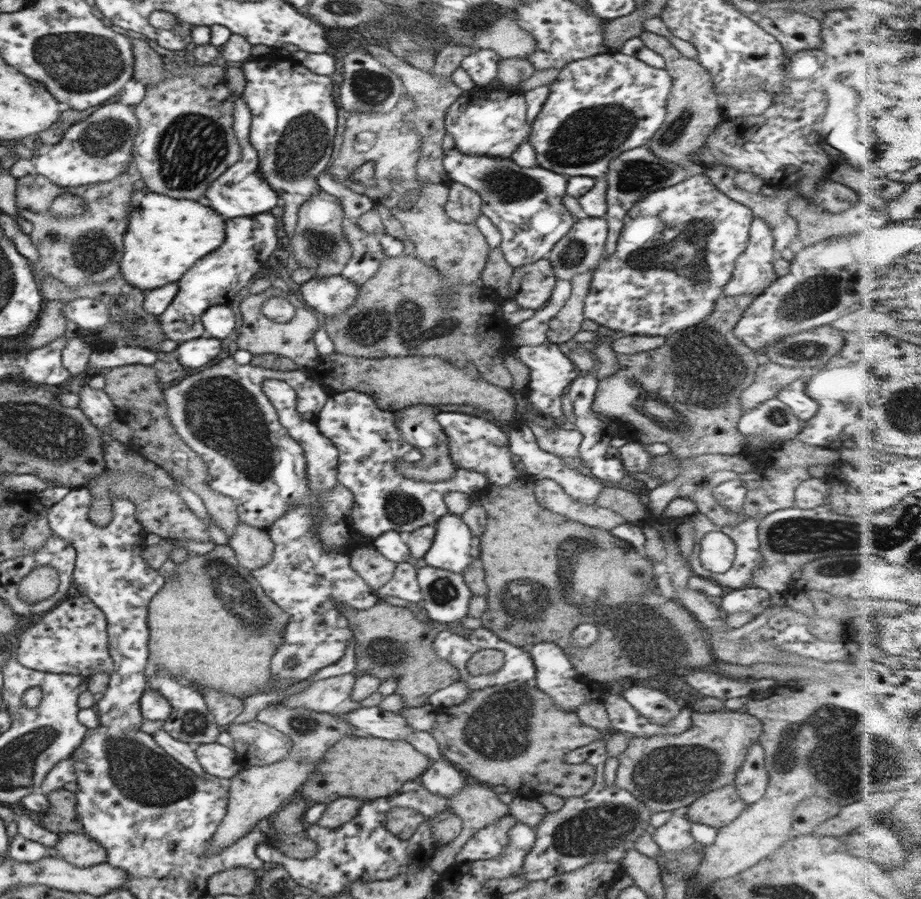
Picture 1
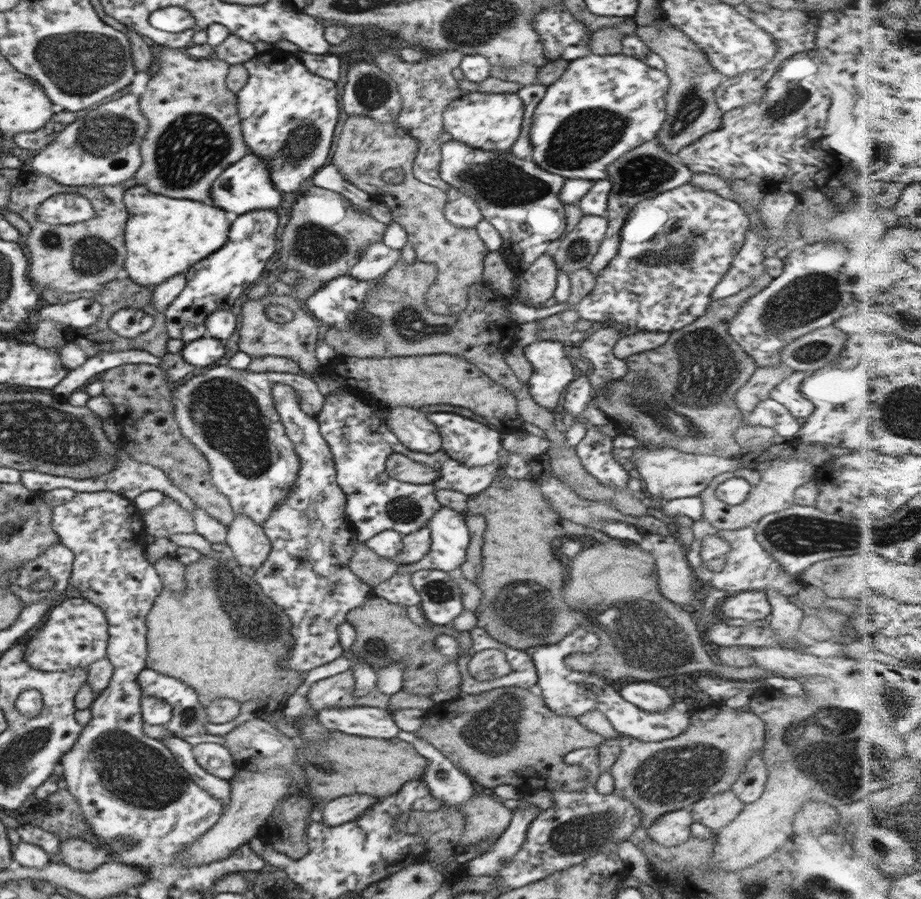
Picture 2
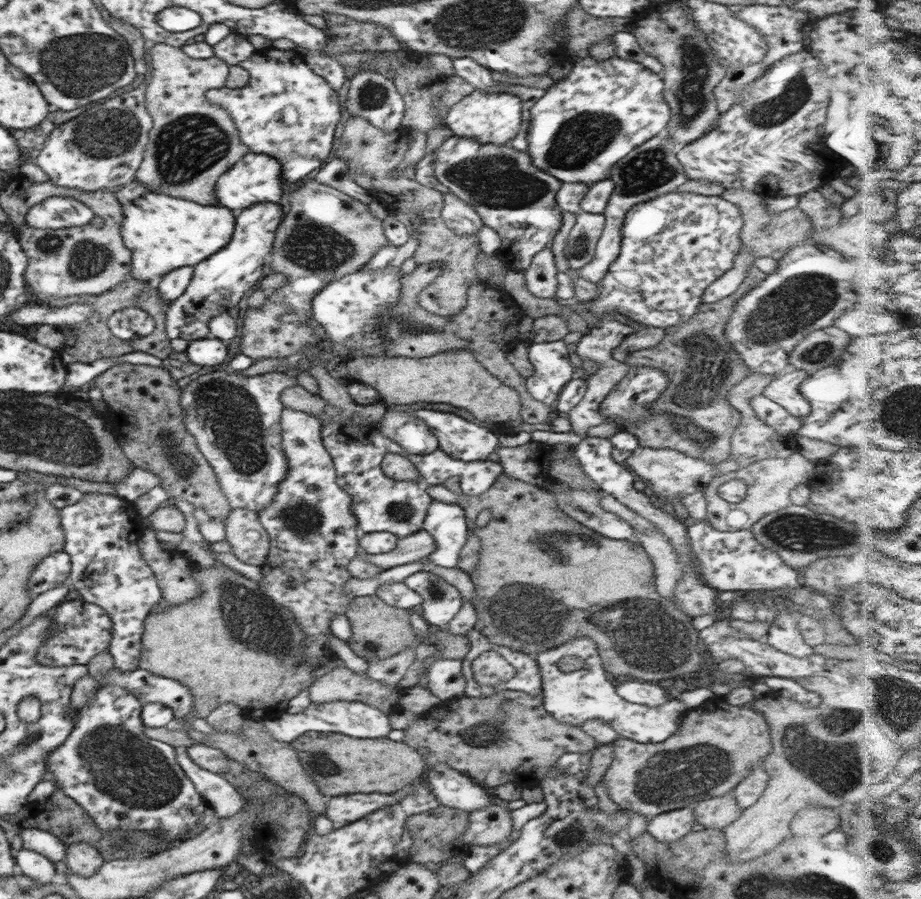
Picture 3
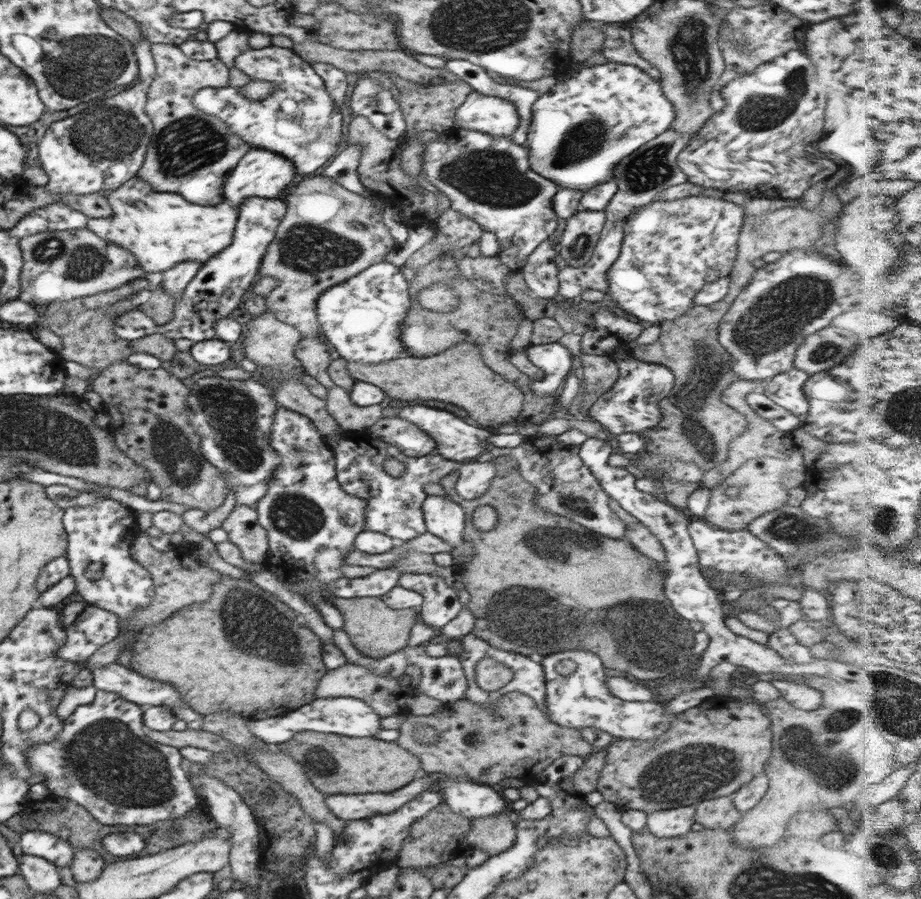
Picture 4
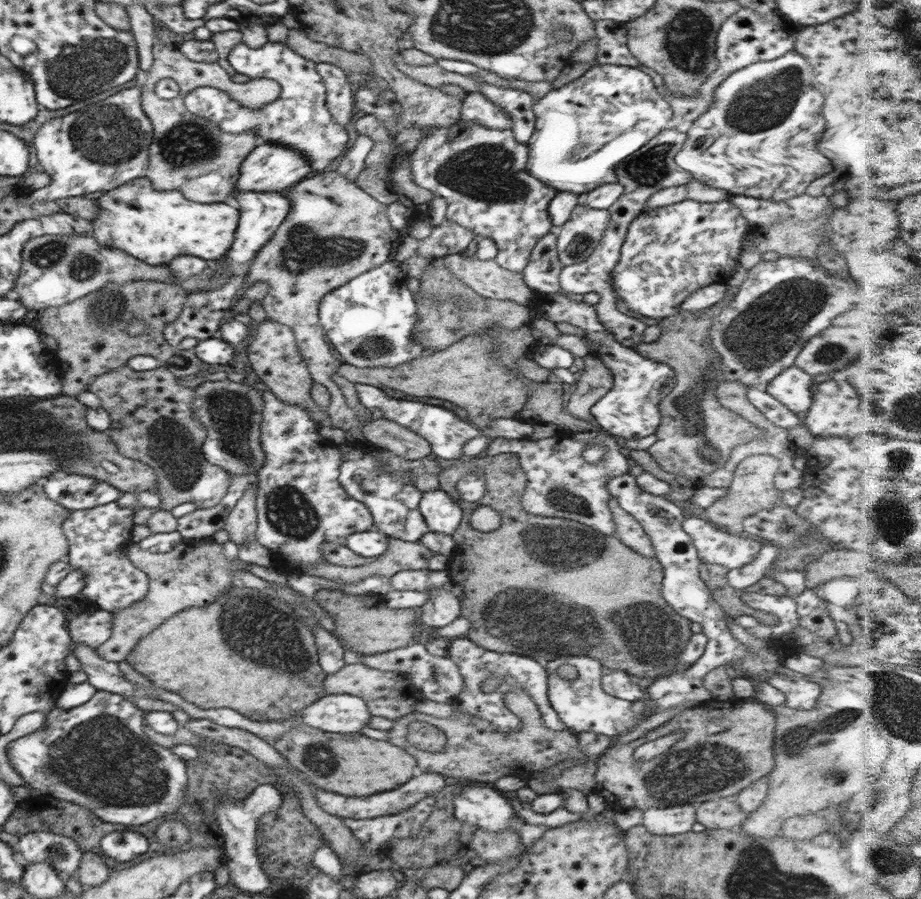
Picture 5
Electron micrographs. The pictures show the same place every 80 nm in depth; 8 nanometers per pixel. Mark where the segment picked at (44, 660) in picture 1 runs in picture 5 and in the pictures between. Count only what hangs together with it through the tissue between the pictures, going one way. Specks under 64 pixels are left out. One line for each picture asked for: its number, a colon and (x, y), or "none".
2: (75, 634)
3: (79, 630)
4: (87, 627)
5: (88, 629)

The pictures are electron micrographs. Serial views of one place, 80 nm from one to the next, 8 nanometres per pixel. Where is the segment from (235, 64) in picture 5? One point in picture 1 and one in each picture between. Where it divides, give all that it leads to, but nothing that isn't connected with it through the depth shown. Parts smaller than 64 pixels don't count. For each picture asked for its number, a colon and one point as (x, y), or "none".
1: (292, 124)
2: (287, 114)
3: (286, 111)
4: (299, 121)

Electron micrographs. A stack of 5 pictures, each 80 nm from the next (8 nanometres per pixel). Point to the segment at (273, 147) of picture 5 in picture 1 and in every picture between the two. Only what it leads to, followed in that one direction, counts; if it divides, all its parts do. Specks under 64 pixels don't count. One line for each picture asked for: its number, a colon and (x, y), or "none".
1: (240, 191)
2: (245, 185)
3: (253, 178)
4: (259, 172)

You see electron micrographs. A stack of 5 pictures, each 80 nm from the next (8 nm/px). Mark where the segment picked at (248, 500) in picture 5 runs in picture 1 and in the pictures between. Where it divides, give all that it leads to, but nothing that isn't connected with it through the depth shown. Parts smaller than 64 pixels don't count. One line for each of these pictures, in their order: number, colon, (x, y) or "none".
1: (252, 547)
2: (246, 542)
3: (249, 542)
4: (241, 527)

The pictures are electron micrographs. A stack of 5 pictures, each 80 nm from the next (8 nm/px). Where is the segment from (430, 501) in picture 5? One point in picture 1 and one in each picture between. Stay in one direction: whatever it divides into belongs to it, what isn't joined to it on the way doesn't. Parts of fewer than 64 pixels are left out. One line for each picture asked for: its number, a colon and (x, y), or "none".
1: (449, 550)
2: (449, 537)
3: (445, 523)
4: (442, 517)

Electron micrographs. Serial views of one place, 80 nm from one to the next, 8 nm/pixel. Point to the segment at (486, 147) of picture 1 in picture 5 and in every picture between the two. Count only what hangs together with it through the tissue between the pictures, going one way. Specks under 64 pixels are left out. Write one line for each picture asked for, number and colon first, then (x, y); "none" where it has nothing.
2: (490, 121)
3: (494, 118)
4: (487, 114)
5: (476, 108)

